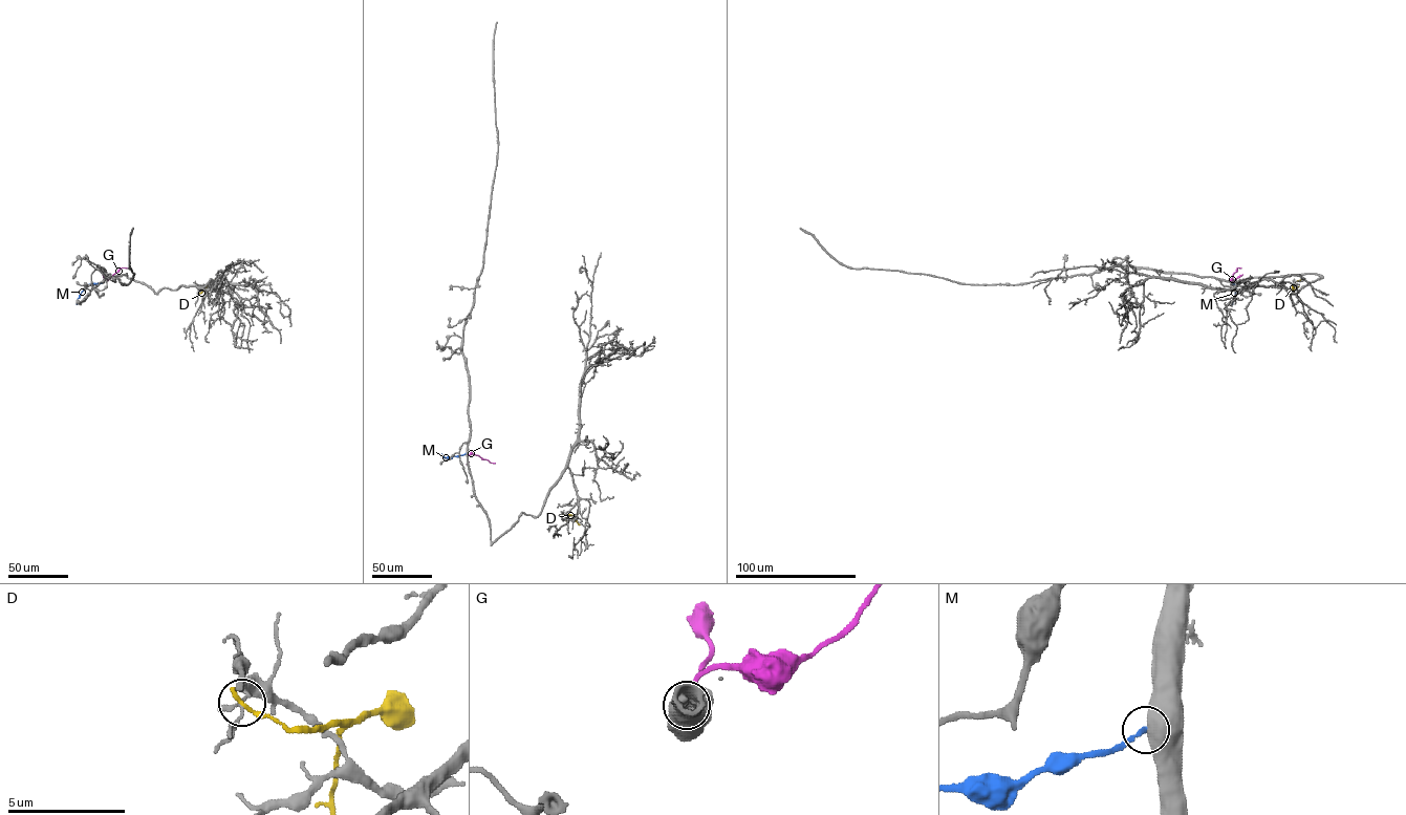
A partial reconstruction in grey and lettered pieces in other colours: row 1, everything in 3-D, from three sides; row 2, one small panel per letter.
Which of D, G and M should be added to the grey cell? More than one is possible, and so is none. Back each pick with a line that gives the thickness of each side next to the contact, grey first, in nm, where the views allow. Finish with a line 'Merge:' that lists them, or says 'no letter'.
Merge: no letter

